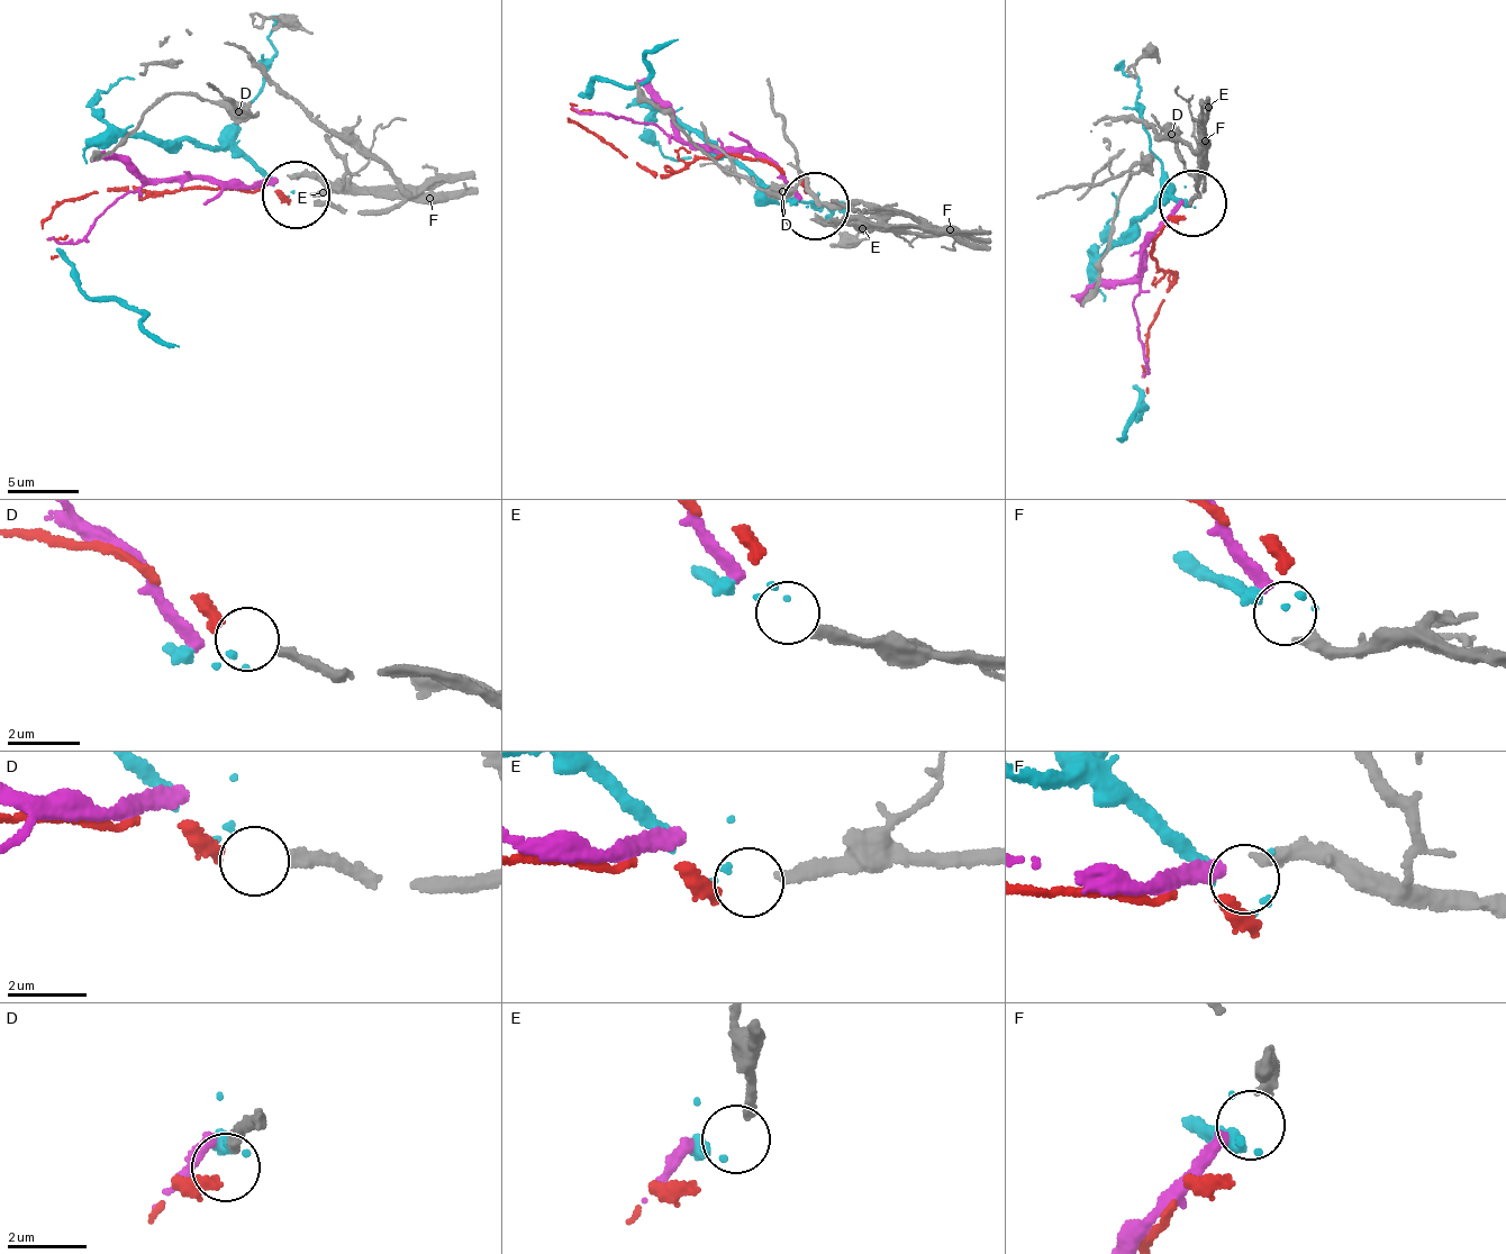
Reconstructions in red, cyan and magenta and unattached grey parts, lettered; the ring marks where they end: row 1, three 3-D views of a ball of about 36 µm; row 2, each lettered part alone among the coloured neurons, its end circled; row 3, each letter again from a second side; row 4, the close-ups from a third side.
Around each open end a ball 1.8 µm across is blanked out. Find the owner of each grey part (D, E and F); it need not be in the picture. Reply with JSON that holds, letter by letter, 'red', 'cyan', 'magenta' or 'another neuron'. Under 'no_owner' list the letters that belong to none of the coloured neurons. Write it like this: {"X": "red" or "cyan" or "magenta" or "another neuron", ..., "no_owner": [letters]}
{"D": "red", "E": "cyan", "F": "magenta", "no_owner": []}

